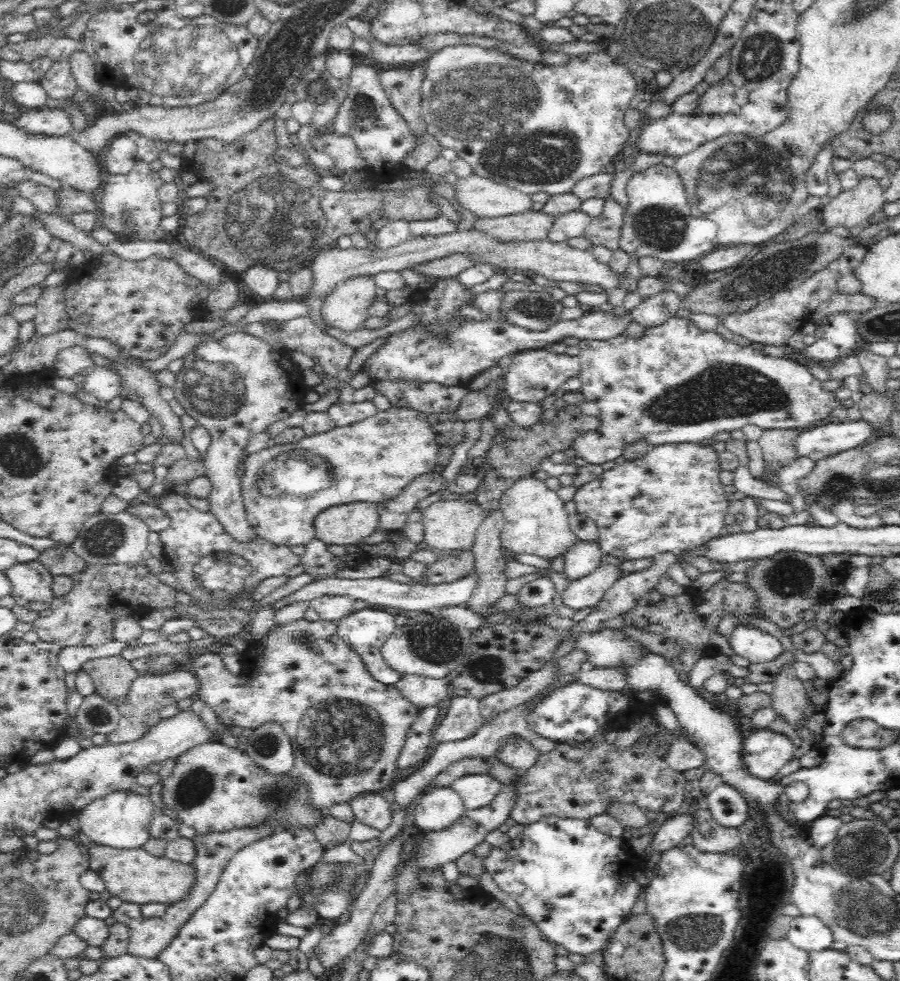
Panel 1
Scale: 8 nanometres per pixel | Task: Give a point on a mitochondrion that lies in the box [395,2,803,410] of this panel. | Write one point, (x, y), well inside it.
(489, 106)

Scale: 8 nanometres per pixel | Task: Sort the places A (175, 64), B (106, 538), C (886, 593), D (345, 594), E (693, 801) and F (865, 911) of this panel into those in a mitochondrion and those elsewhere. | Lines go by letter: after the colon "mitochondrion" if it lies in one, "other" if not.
A: mitochondrion
B: mitochondrion
C: mitochondrion
D: other
E: other
F: mitochondrion

